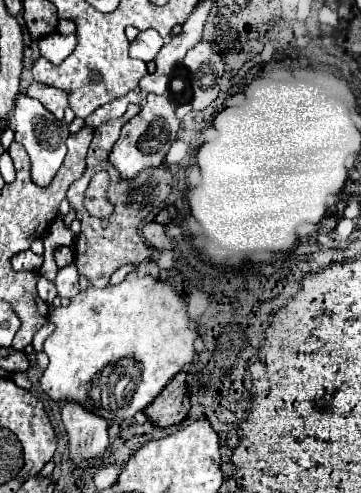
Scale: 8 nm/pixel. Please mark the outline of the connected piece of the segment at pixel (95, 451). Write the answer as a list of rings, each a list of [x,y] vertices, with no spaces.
[[[65,402],[61,408],[61,420],[69,438],[67,448],[71,464],[81,464],[105,454],[109,440],[107,422],[103,418],[83,410],[75,402]]]

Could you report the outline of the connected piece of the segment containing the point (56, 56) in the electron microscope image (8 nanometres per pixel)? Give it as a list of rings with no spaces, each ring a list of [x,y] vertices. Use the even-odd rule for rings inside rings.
[[[53,33],[45,38],[37,40],[40,53],[53,64],[61,64],[77,45],[77,39],[74,34],[61,35]]]

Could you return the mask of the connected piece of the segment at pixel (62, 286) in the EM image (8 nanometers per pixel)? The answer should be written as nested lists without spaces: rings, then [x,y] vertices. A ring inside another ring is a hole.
[[[67,264],[63,268],[59,268],[57,278],[55,278],[55,286],[61,298],[73,298],[79,294],[79,270],[75,264]]]

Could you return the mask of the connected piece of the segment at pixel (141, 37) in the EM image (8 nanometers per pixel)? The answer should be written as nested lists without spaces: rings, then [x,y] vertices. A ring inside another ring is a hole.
[[[141,30],[137,34],[137,38],[131,42],[129,54],[143,62],[151,62],[151,60],[155,60],[155,56],[163,44],[165,44],[165,40],[157,34],[157,30]]]

